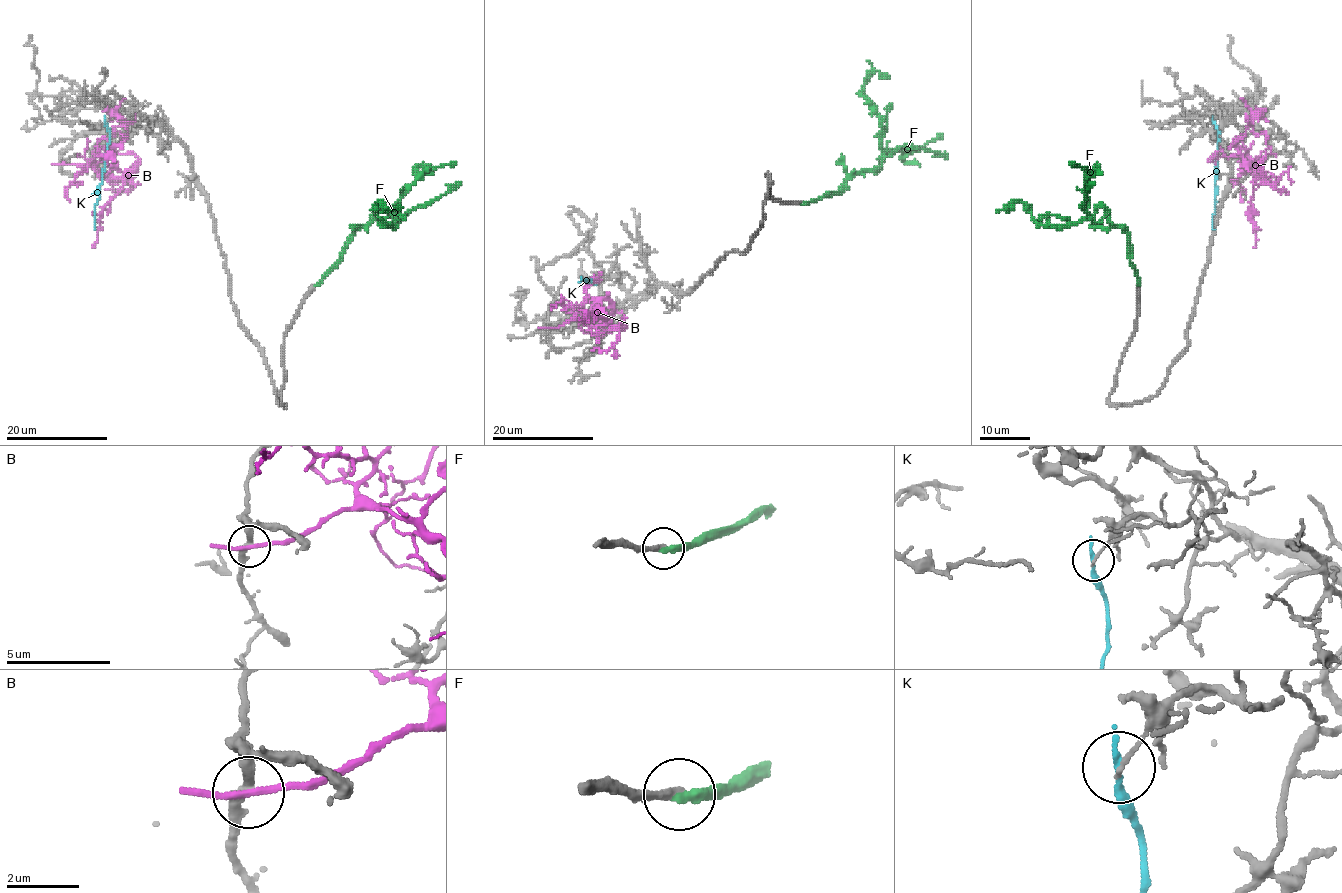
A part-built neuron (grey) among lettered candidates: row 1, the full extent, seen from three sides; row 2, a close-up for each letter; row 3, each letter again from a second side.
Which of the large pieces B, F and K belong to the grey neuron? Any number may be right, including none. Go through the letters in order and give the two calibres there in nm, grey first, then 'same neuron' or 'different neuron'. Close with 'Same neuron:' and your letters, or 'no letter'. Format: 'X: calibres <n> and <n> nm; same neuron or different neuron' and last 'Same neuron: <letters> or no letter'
B: calibres 280 and 190 nm; different neuron
F: calibres 280 and 320 nm; same neuron
K: calibres 120 and 240 nm; different neuron
Same neuron: F

